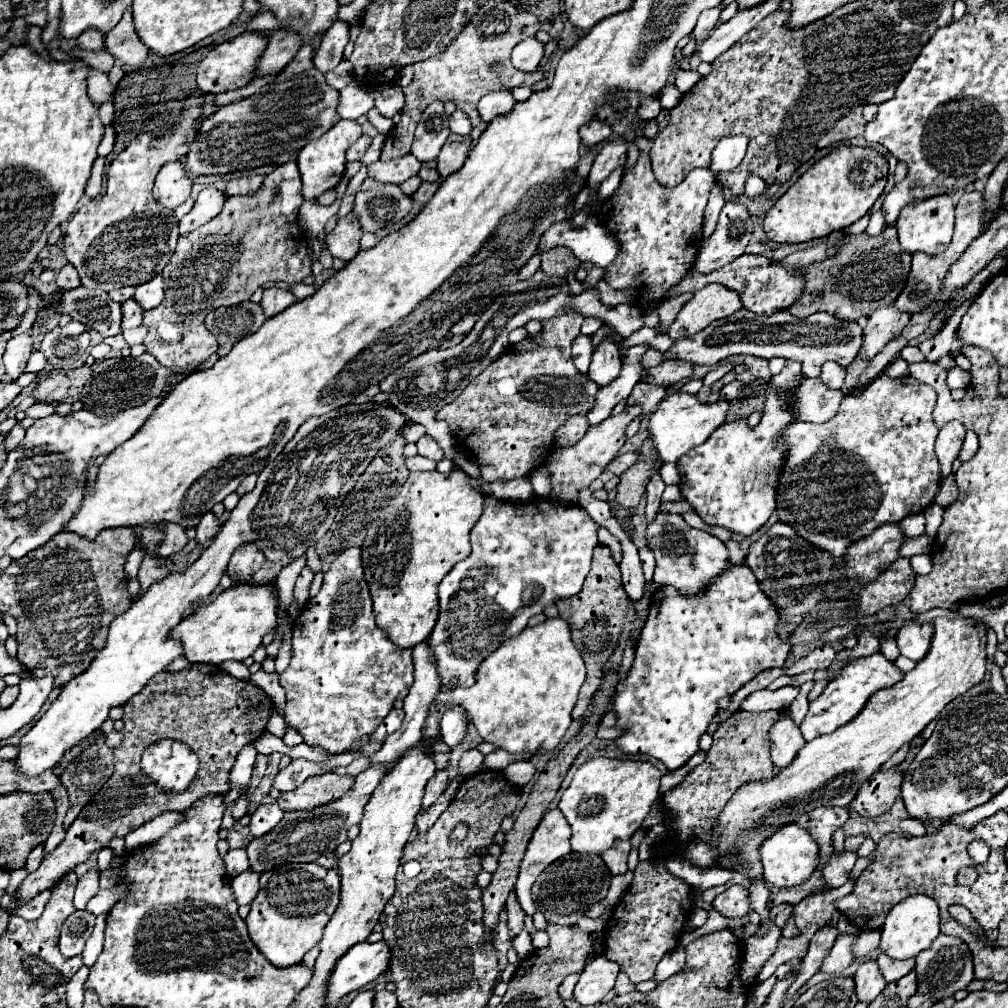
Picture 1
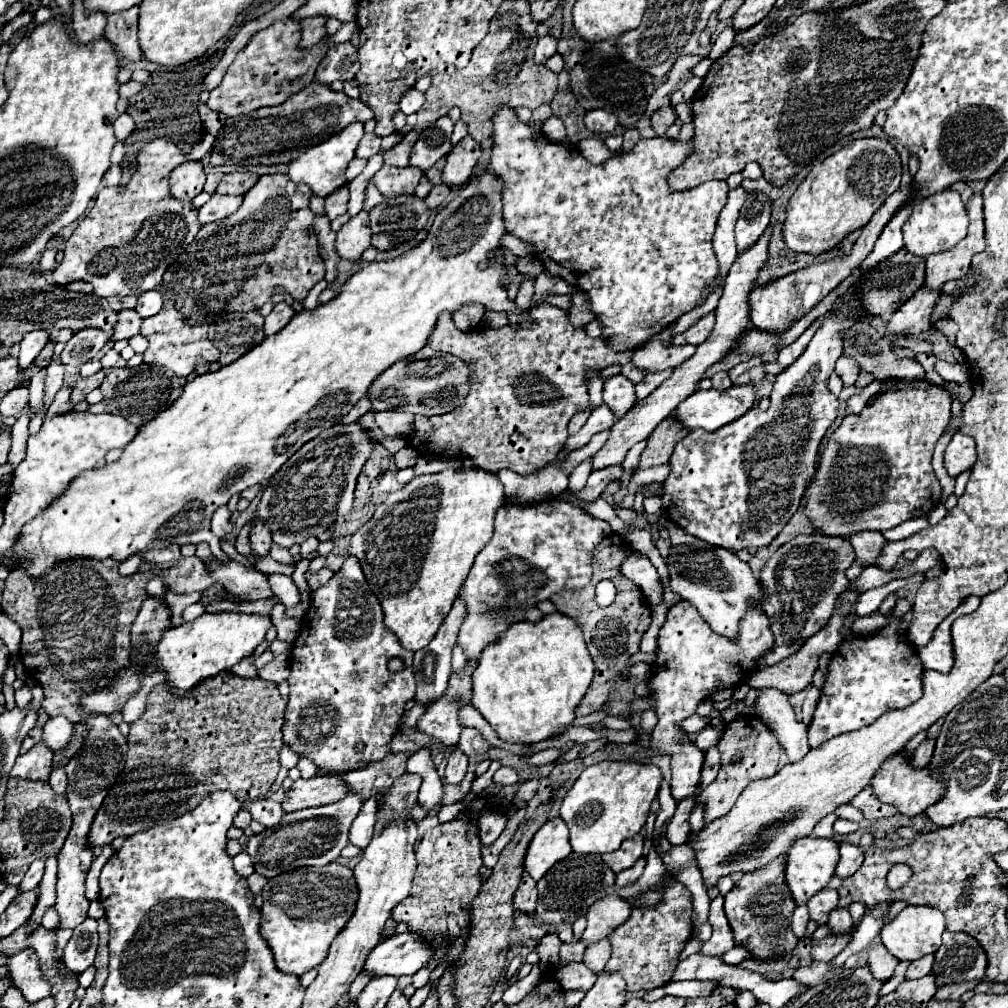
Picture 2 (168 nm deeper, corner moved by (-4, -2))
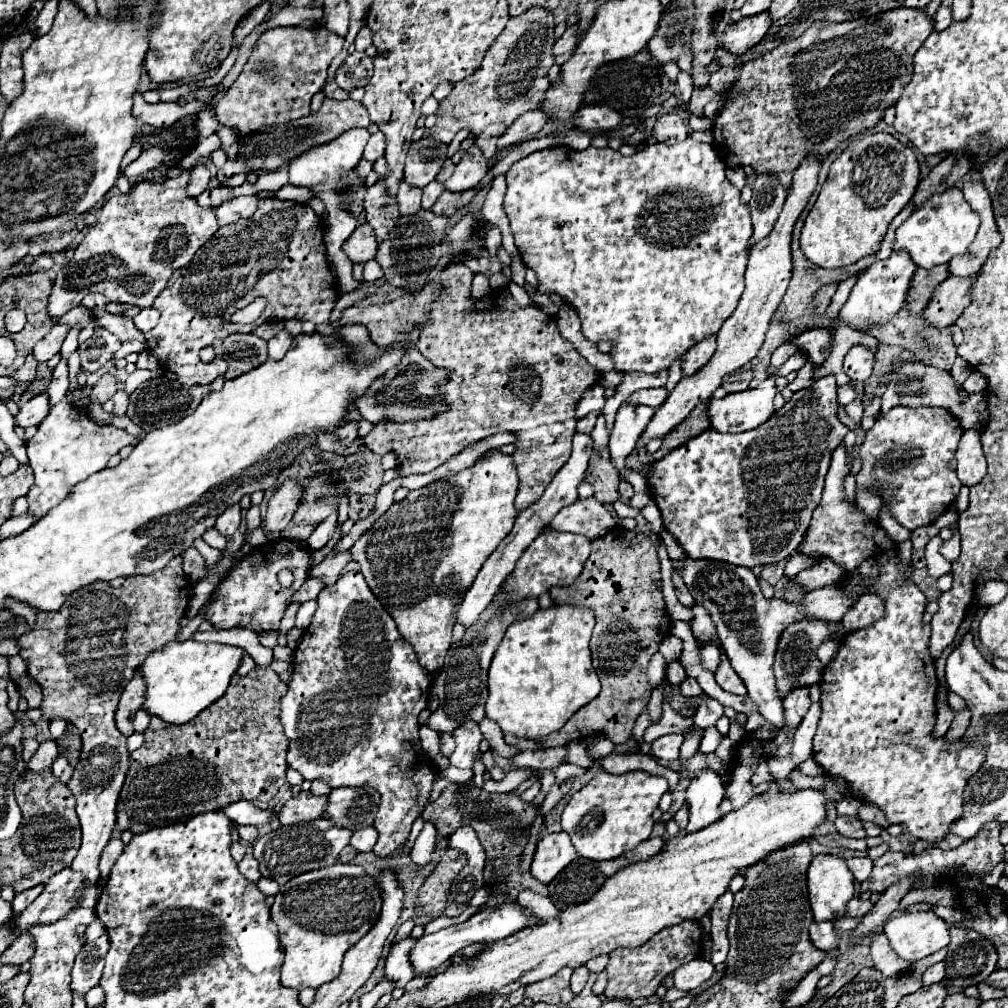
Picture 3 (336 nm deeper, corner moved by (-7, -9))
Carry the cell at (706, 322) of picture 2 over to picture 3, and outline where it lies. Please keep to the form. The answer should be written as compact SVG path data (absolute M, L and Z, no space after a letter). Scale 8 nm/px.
M715 335L705 337L703 341L699 341L697 345L693 345L685 355L683 355L683 375L693 375L695 371L699 371L713 355L715 351Z

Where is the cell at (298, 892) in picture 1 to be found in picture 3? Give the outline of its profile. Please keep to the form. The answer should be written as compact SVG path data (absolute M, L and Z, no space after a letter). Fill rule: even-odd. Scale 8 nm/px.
M335 863L331 867L309 871L287 881L271 905L271 919L279 927L285 961L281 965L281 983L303 989L335 979L341 969L343 953L371 929L379 915L379 887L361 865ZM357 925L357 929L345 929Z

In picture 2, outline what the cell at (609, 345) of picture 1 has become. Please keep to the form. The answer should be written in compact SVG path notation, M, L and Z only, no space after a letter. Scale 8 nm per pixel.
M616 374L604 382L604 402L612 408L612 412L622 418L638 400L634 394L634 384L624 378L622 374Z

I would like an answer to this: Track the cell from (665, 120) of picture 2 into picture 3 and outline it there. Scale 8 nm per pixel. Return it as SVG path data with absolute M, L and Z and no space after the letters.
M677 113L661 115L653 127L653 137L665 145L675 145L679 141L685 141L687 139L687 127L685 127L683 117Z

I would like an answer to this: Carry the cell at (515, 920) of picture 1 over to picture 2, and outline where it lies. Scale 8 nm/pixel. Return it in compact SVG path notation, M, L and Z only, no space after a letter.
M524 872L522 882L520 882L518 890L514 892L514 908L520 910L520 912L532 914L536 910L536 900L538 900L536 882L528 876L528 872Z

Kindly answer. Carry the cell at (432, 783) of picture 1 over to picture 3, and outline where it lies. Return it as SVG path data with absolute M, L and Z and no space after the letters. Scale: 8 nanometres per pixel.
M463 725L463 729L457 729L453 733L453 739L457 743L457 749L449 757L449 763L457 765L459 769L471 769L479 751L479 743L483 739L479 725Z

